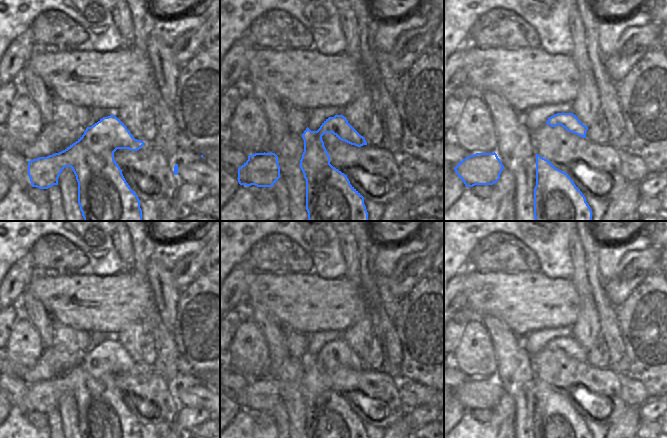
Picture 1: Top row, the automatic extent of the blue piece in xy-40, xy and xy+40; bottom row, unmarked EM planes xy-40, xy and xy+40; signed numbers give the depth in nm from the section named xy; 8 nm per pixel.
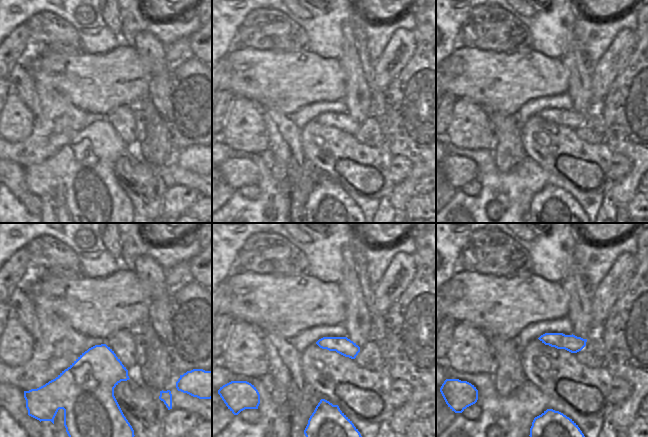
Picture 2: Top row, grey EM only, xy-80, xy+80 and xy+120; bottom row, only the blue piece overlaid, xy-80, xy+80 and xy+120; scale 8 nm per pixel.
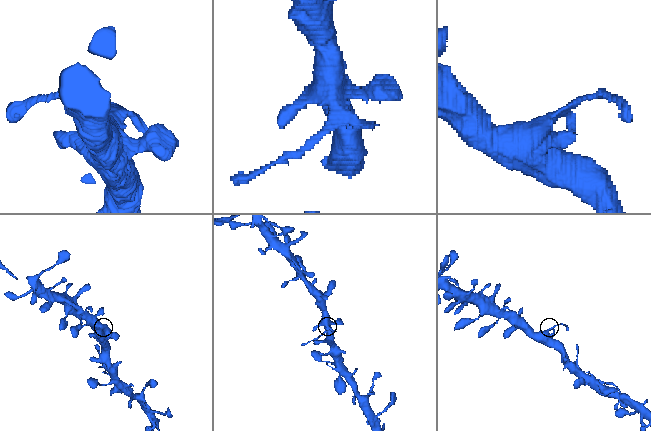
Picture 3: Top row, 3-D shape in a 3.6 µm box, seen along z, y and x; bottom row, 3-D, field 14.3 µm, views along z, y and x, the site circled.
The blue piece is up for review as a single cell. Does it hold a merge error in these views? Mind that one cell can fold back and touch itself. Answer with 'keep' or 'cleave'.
cleave

